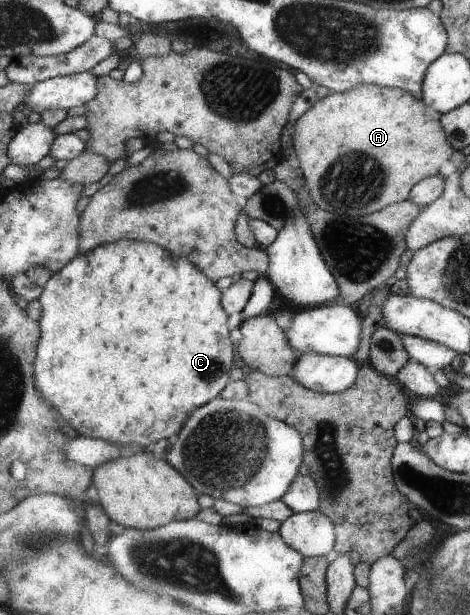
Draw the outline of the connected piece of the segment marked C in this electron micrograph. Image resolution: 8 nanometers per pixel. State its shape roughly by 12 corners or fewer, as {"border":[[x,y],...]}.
{"border":[[119,240],[53,274],[39,390],[149,446],[231,382],[223,291]]}

